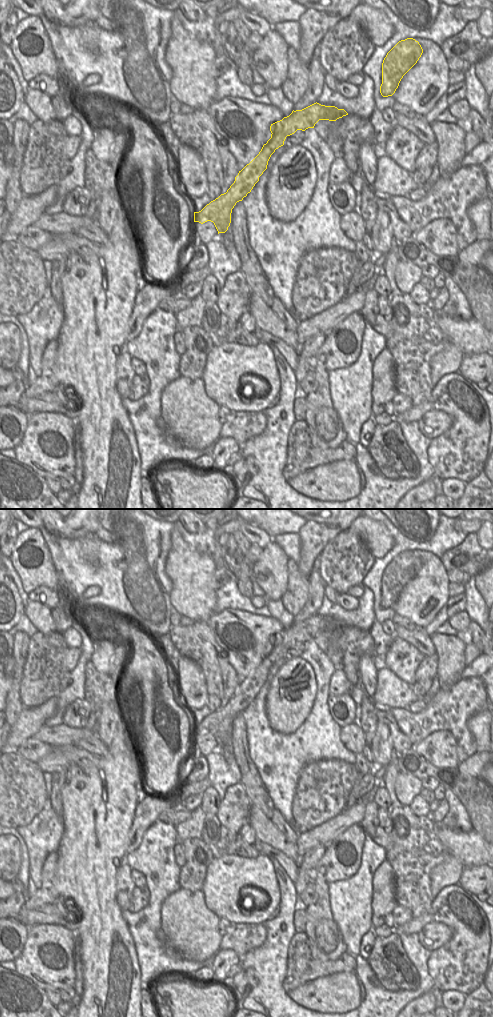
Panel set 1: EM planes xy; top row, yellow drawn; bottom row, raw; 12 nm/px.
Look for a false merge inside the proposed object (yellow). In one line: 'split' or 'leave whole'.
split

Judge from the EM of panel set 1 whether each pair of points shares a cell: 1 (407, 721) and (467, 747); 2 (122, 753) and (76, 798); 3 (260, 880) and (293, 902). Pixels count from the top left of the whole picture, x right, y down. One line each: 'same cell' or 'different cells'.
1: same cell
2: same cell
3: different cells

